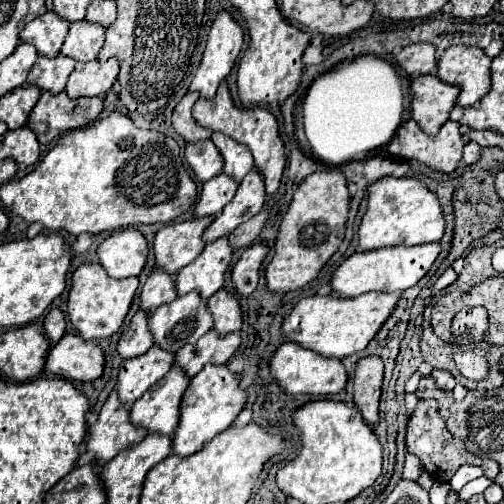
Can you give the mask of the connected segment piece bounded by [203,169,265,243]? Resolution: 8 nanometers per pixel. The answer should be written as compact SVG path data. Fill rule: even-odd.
M251 169L247 177L241 181L233 201L225 205L225 209L217 215L217 219L205 229L203 239L209 243L209 241L215 241L217 237L229 235L233 229L237 229L237 225L245 223L249 217L259 213L263 203L265 203L263 177L259 177L259 173Z

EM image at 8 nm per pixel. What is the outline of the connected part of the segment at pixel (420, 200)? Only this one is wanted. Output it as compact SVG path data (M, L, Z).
M383 177L369 187L367 213L359 227L359 247L365 251L389 245L421 245L439 241L445 219L439 197L415 177Z

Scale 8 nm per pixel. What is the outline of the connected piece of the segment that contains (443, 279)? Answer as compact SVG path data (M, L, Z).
M449 267L437 281L435 281L435 291L441 291L441 289L445 289L445 287L449 287L451 283L455 283L455 279L457 279L457 273Z

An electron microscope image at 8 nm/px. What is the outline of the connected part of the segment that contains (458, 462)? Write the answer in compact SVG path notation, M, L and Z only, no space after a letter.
M419 399L413 415L409 417L409 423L407 423L407 451L417 455L421 459L425 471L431 473L437 481L449 481L455 475L455 471L465 463L481 467L489 479L493 479L499 473L497 461L473 455L471 451L467 451L467 445L465 445L463 439L457 439L447 431L445 419L439 415L439 403L435 399L429 399L429 401Z

